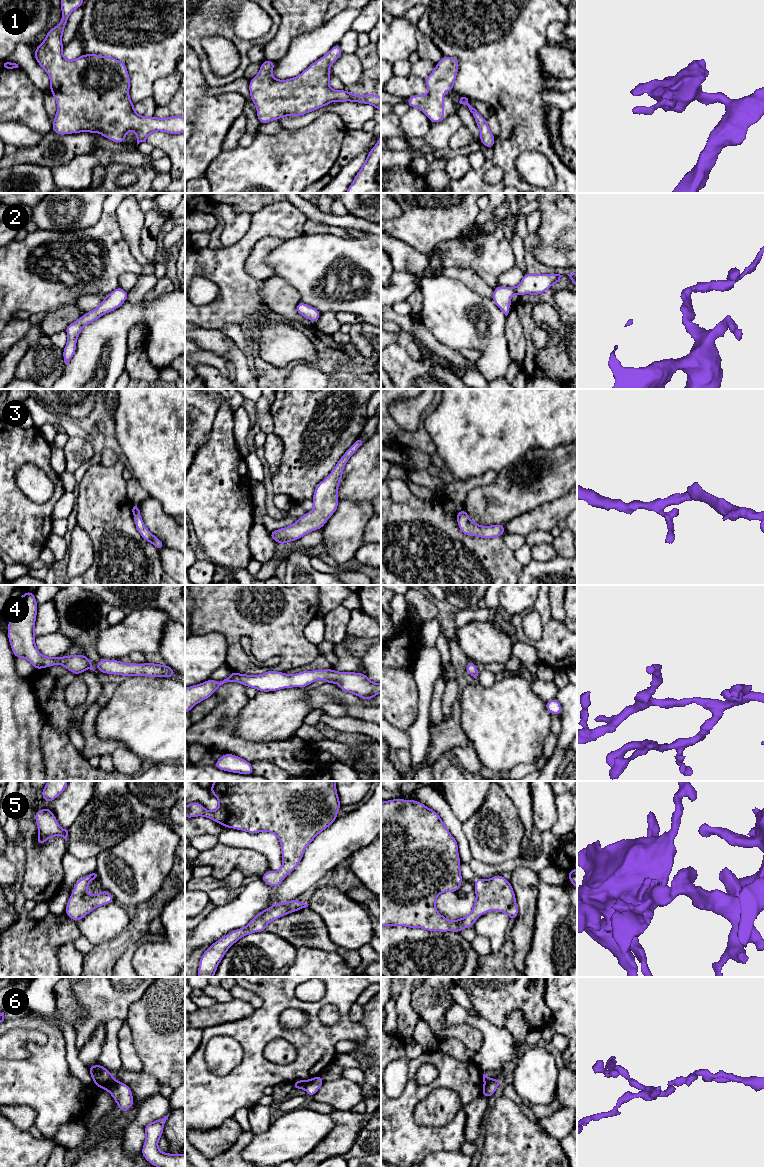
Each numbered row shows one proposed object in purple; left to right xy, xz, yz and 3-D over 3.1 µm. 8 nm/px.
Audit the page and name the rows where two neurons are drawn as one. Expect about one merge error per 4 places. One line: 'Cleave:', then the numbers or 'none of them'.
Cleave: 6

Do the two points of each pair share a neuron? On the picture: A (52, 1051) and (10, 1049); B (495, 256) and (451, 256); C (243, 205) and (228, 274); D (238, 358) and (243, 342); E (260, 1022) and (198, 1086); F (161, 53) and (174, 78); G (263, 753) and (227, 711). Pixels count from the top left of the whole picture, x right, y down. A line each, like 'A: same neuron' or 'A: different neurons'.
A: different neurons
B: same neuron
C: different neurons
D: different neurons
E: same neuron
F: different neurons
G: same neuron

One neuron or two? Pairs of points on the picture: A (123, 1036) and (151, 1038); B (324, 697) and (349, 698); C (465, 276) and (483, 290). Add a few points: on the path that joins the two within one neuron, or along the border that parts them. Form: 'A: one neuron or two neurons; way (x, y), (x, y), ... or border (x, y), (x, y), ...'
A: two neurons; border (125, 1020), (131, 1031), (132, 1044), (141, 1059)
B: one neuron; way (330, 696), (343, 696)
C: one neuron; way (469, 277), (479, 286)

